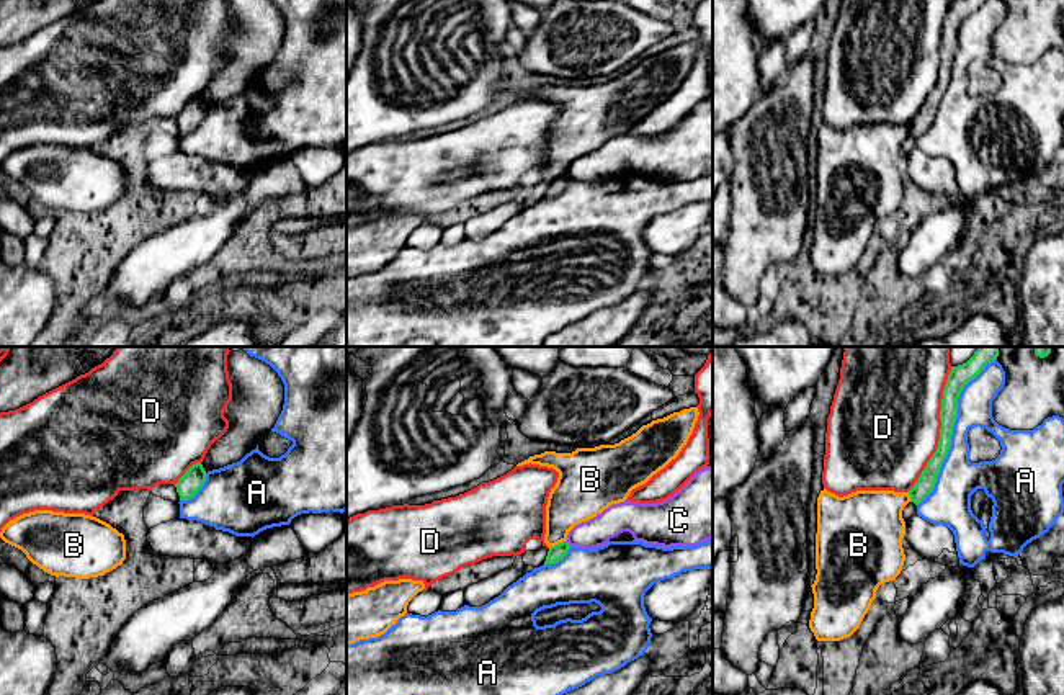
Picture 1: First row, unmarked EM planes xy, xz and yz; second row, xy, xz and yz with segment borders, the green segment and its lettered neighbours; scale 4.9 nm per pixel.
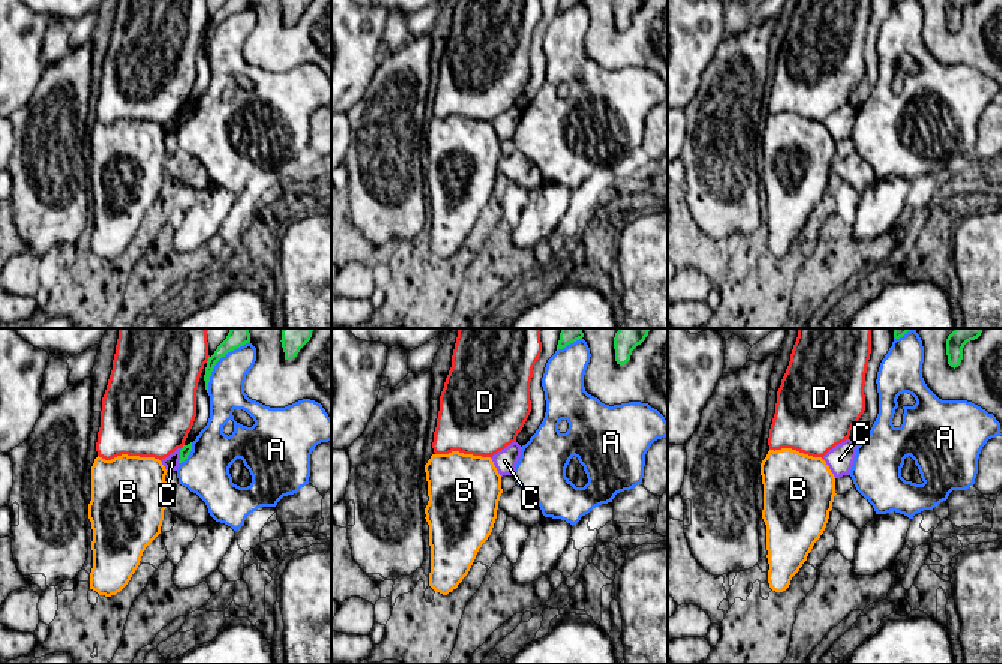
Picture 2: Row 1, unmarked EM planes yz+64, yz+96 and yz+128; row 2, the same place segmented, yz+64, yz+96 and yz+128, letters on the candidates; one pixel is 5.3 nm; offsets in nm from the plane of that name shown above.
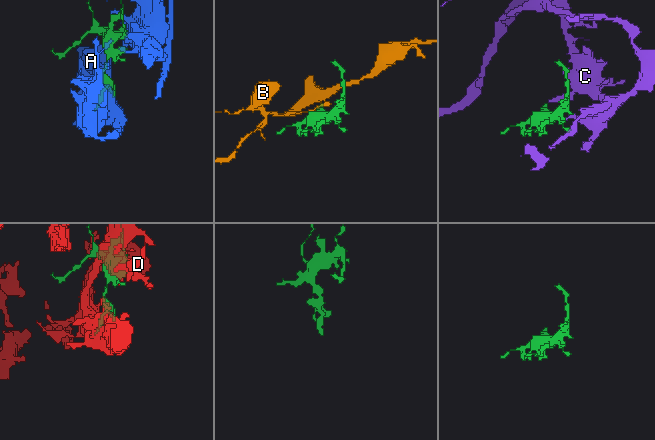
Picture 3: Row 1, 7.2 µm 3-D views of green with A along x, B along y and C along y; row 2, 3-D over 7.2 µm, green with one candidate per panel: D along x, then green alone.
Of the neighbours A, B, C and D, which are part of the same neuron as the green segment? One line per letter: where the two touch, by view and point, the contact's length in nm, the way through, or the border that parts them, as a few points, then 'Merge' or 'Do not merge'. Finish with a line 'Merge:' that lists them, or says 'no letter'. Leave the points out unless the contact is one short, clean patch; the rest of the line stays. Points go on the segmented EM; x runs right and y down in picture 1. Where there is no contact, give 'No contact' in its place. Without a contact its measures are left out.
A: Touches green at yz (952, 430). Shared border 800 nm. Do not merge
B: Touches green at xz (556, 545). Shared border 90 nm. Boundary: xz (564, 540), (549, 548). Do not merge
C: Touches green at xz (567, 543). Shared border 40 nm. Boundary: xz (566, 540), (571, 545). Do not merge
D: Touches green at yz (940, 429). Shared border 650 nm. Do not merge
Merge: no letter

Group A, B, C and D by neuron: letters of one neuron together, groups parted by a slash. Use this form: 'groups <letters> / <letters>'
groups A / B / C / D

